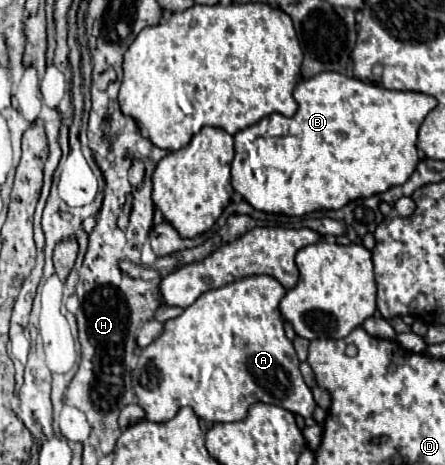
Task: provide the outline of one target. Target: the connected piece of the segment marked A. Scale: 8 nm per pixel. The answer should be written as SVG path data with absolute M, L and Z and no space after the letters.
M248 276L204 292L178 318L168 320L162 336L142 350L138 366L132 372L132 386L146 418L152 422L166 422L172 420L182 406L190 406L198 418L208 422L240 422L256 402L274 404L292 414L300 414L302 418L310 418L316 402L302 380L296 350L284 334L278 308L284 294L286 288L276 278Z

